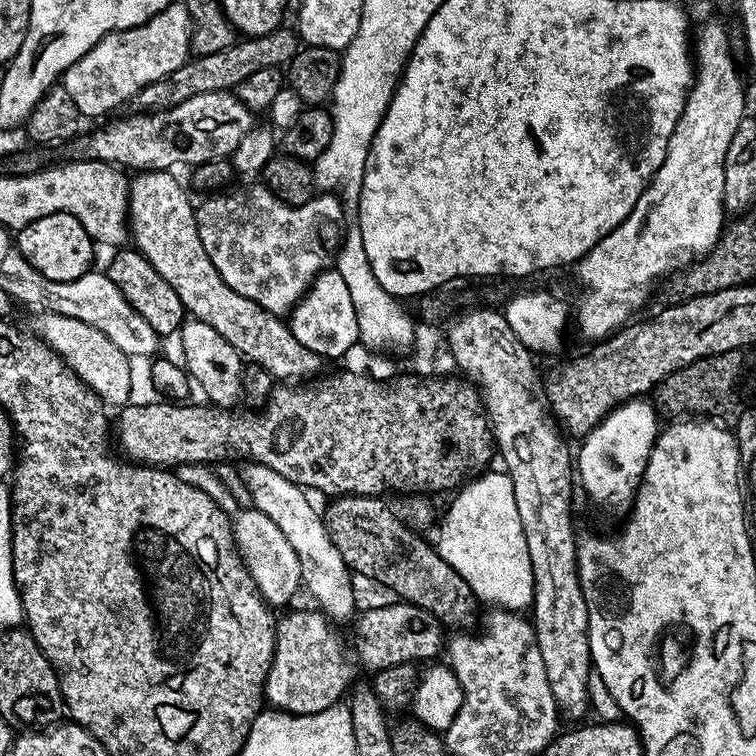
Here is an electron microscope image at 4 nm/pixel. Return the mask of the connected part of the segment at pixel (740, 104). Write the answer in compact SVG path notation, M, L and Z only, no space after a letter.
M708 24L700 32L700 41L694 44L692 87L674 126L662 166L652 175L651 184L640 195L627 218L613 232L603 236L575 265L574 271L584 287L584 293L580 296L580 313L577 316L575 313L574 320L580 323L580 332L586 339L599 342L625 327L647 302L648 287L655 280L662 279L675 266L679 256L688 256L691 252L707 253L719 241L726 220L723 206L724 159L745 115L744 80L736 69L736 60L728 45L728 32L720 24Z

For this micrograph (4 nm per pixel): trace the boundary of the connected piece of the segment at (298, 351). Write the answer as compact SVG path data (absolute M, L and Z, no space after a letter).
M144 170L131 177L127 222L131 243L136 243L133 244L135 251L142 253L150 266L174 286L174 294L178 294L185 313L218 330L245 361L264 367L280 382L300 382L303 376L315 377L321 371L319 368L325 367L324 357L314 354L314 350L306 350L281 317L226 286L222 274L218 274L214 262L210 262L206 246L202 246L196 229L194 200L192 204L187 190L172 176L175 175L168 170Z

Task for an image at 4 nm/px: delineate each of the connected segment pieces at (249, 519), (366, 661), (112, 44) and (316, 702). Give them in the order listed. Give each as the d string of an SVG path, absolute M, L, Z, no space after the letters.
M255 510L240 512L231 521L235 551L256 583L256 591L269 605L284 604L296 591L301 591L300 563L294 546L286 542L286 534L266 514Z
M395 602L385 608L372 608L369 612L361 611L356 624L356 637L352 644L356 647L356 656L368 674L386 670L390 666L412 664L416 660L432 662L441 655L446 644L445 629L436 617L422 610L416 604Z
M173 2L138 26L103 36L74 66L64 71L62 86L74 98L81 117L107 117L112 114L107 112L114 111L119 104L127 105L150 82L158 82L158 78L166 78L178 70L178 66L189 60L191 50L192 23L188 11L184 3Z
M313 610L313 612L292 612L289 616L280 616L276 621L276 649L274 650L274 656L272 658L272 665L270 666L270 670L268 671L268 677L266 678L266 682L264 683L264 692L263 699L265 701L268 700L273 709L282 711L282 712L290 712L293 716L312 716L315 712L326 712L329 711L333 707L332 704L336 699L339 698L340 695L343 694L344 691L347 693L349 691L348 683L352 680L352 664L348 661L348 656L344 653L344 640L339 636L338 633L335 632L333 621L329 620L327 616L324 615L323 612L319 610Z

